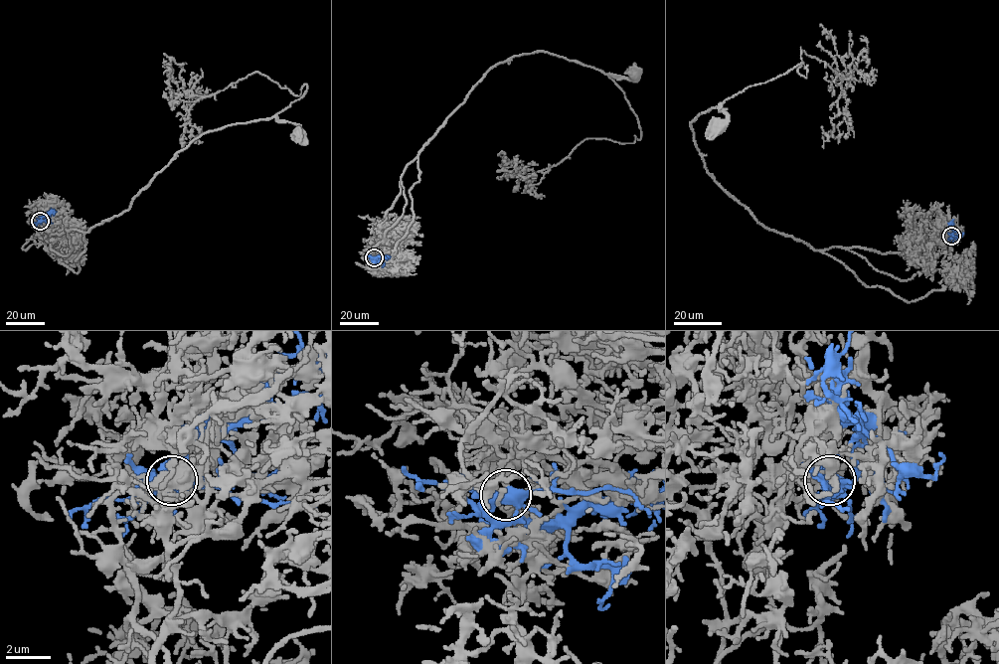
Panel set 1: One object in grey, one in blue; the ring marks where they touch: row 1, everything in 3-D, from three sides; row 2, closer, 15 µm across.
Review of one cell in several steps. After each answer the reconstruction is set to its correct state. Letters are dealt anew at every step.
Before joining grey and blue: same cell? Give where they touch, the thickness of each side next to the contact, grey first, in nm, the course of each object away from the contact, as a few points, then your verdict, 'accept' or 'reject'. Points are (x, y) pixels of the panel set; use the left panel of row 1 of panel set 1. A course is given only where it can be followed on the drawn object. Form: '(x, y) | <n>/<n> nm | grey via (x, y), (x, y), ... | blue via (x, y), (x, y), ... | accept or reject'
(40, 221) | 140/500 nm | grey via (41, 221), (48, 211), (47, 232), (59, 235), (87, 232), (117, 216), (207, 132), (274, 116), (300, 133) | blue via (41, 221), (50, 215), (51, 208) | reject

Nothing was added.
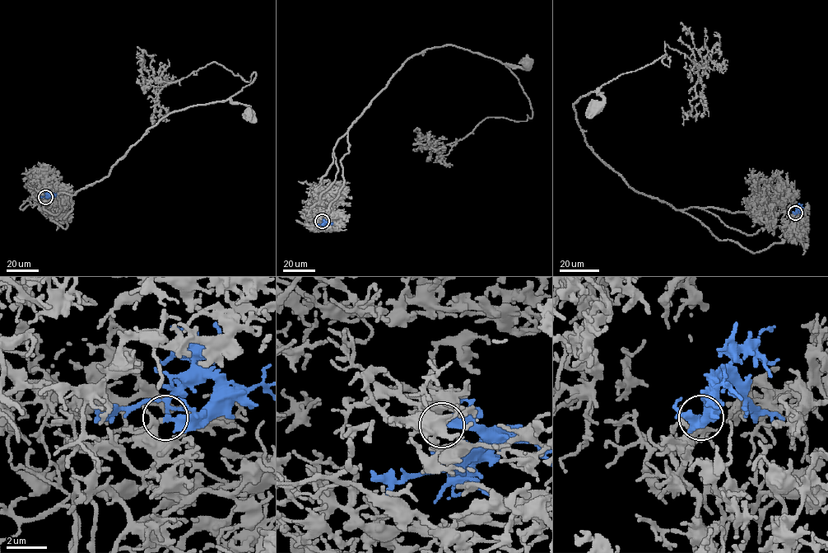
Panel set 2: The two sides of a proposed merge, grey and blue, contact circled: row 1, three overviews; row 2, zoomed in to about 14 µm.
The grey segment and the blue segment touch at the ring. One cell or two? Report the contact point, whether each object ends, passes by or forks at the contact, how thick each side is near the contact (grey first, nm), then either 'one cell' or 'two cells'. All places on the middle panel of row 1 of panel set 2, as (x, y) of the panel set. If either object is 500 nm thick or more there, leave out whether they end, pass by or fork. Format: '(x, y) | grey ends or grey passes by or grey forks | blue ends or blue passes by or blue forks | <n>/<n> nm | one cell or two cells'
(322, 221) | grey passes by | blue ends | 170/360 nm | one cell

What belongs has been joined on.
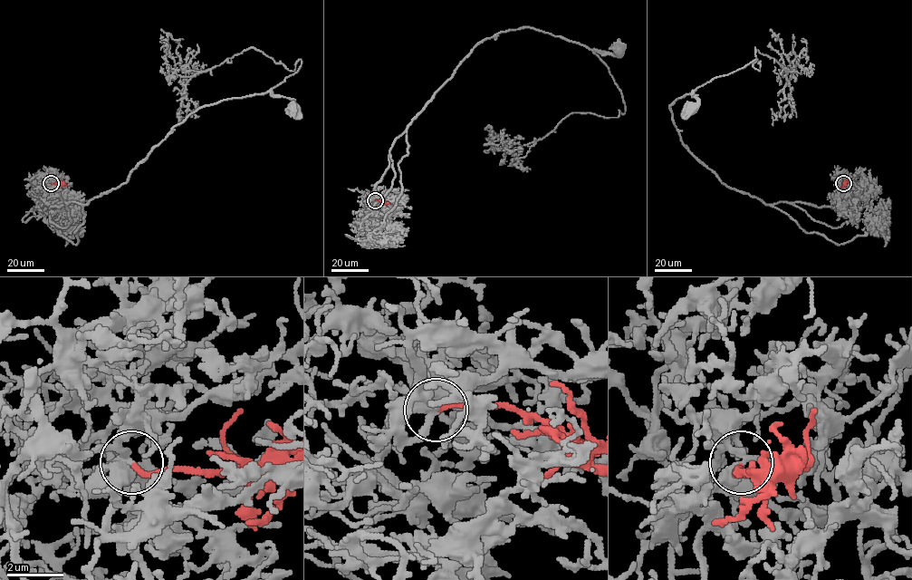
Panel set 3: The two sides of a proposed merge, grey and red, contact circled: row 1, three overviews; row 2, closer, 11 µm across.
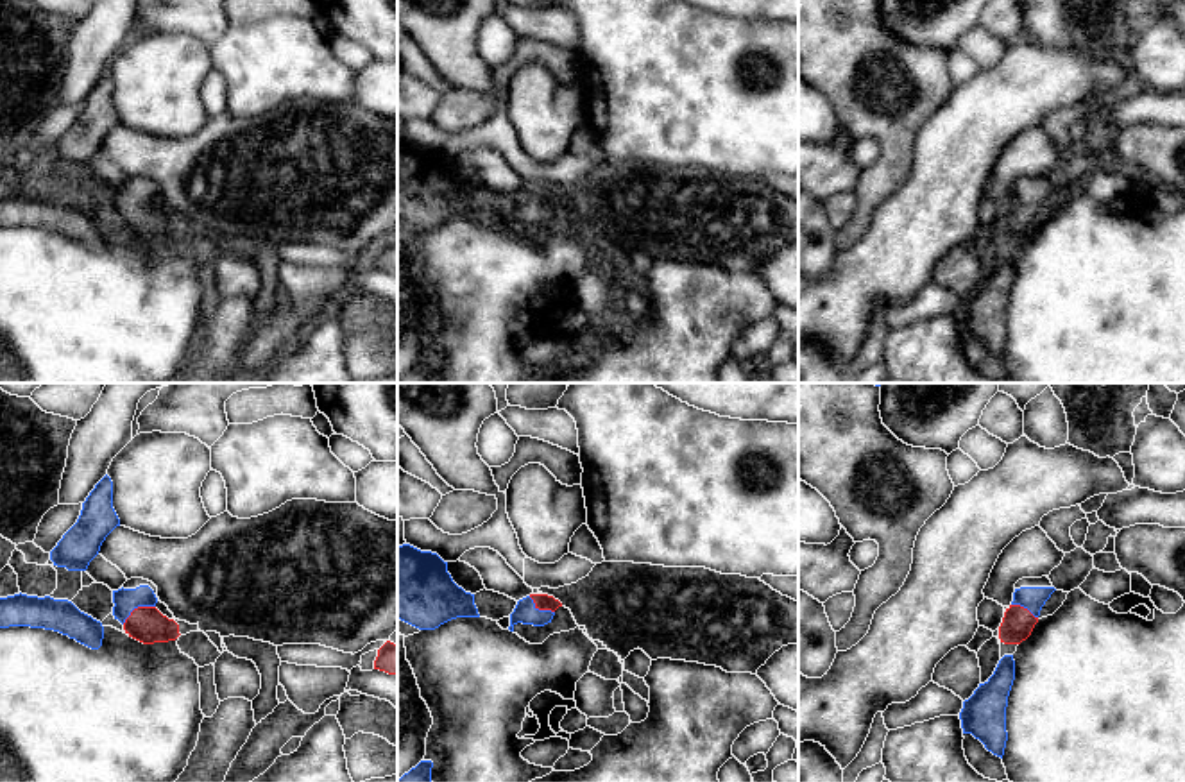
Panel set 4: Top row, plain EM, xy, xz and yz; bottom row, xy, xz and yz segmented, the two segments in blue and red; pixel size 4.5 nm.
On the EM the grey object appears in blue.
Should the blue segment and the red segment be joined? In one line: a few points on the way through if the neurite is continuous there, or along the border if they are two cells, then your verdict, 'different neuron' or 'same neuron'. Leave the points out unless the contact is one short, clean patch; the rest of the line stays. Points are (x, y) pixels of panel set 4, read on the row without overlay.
across xy (126, 199), (136, 206), (138, 215), (147, 224) | same neuron

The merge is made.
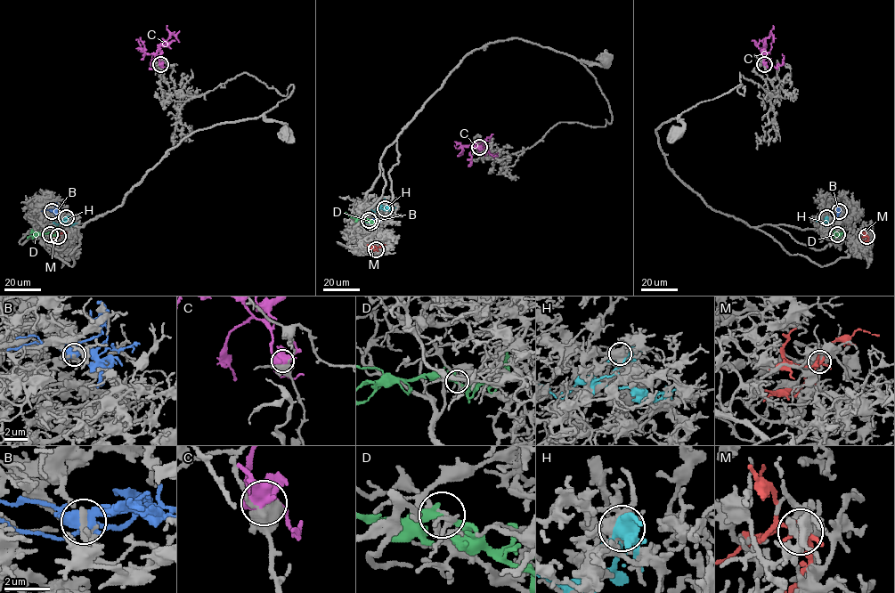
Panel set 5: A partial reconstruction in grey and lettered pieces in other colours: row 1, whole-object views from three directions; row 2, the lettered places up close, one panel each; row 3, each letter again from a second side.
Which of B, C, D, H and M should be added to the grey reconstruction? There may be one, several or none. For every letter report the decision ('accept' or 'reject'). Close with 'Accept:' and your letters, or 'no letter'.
B: accept
C: reject
D: reject
H: reject
M: reject
Accept: B

